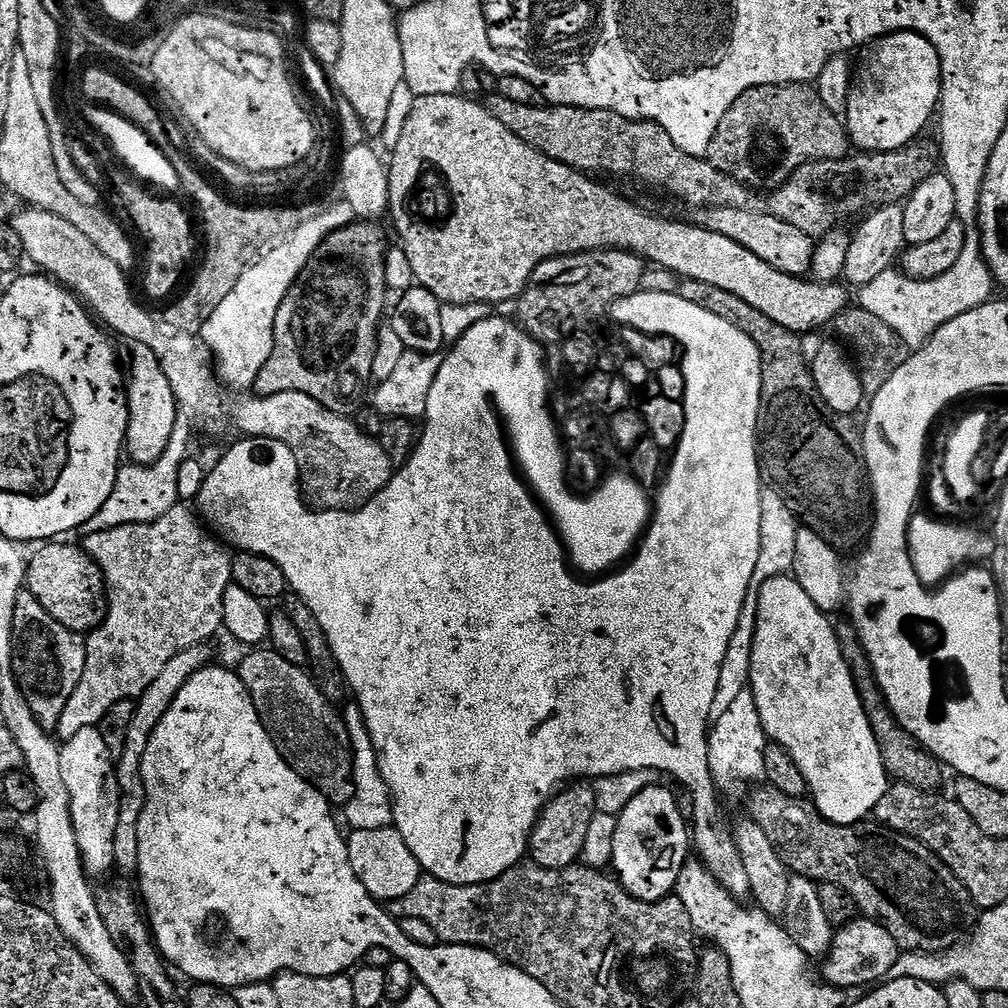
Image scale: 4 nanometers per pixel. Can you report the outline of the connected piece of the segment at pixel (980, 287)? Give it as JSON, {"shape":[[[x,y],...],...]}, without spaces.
{"shape":[[[972,230],[965,238],[961,258],[946,274],[933,280],[915,280],[903,270],[887,268],[878,274],[878,278],[874,278],[874,282],[859,285],[858,304],[882,318],[883,322],[898,332],[899,338],[902,338],[909,350],[915,350],[924,347],[939,328],[946,326],[946,322],[954,322],[954,318],[989,303],[994,296],[992,288],[992,271],[980,245],[980,233]]]}

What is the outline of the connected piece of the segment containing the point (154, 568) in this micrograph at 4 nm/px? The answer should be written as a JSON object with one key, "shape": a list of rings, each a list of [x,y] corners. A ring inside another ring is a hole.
{"shape":[[[188,506],[166,510],[162,518],[149,524],[118,526],[114,530],[90,534],[83,537],[82,547],[104,575],[108,613],[104,615],[104,622],[99,628],[87,633],[86,670],[82,674],[82,682],[78,682],[78,690],[70,694],[70,702],[66,702],[66,710],[62,710],[58,729],[61,741],[74,738],[74,734],[83,728],[97,727],[110,706],[139,698],[150,682],[162,674],[166,662],[170,662],[174,654],[182,654],[182,650],[193,648],[195,644],[204,644],[216,631],[219,633],[224,627],[222,598],[232,583],[232,556],[229,549]]]}

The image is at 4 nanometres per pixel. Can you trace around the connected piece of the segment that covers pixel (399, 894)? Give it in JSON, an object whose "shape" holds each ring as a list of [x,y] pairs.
{"shape":[[[395,826],[382,830],[349,831],[348,853],[350,866],[354,866],[354,874],[358,874],[358,882],[366,886],[373,898],[381,902],[391,902],[410,894],[414,886],[422,879],[420,863],[410,854],[410,846],[402,842],[402,834],[398,834]]]}

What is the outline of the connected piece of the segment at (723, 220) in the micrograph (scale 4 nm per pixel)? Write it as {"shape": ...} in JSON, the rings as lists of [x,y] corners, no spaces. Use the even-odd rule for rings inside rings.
{"shape":[[[714,208],[703,213],[703,227],[722,234],[722,238],[731,238],[738,246],[746,246],[750,254],[762,258],[766,266],[774,266],[774,270],[782,270],[782,274],[790,274],[801,278],[812,271],[812,259],[816,253],[817,241],[813,237],[802,234],[798,226],[790,226],[790,222],[782,222],[782,218],[774,218],[771,211],[752,212],[746,208]]]}

